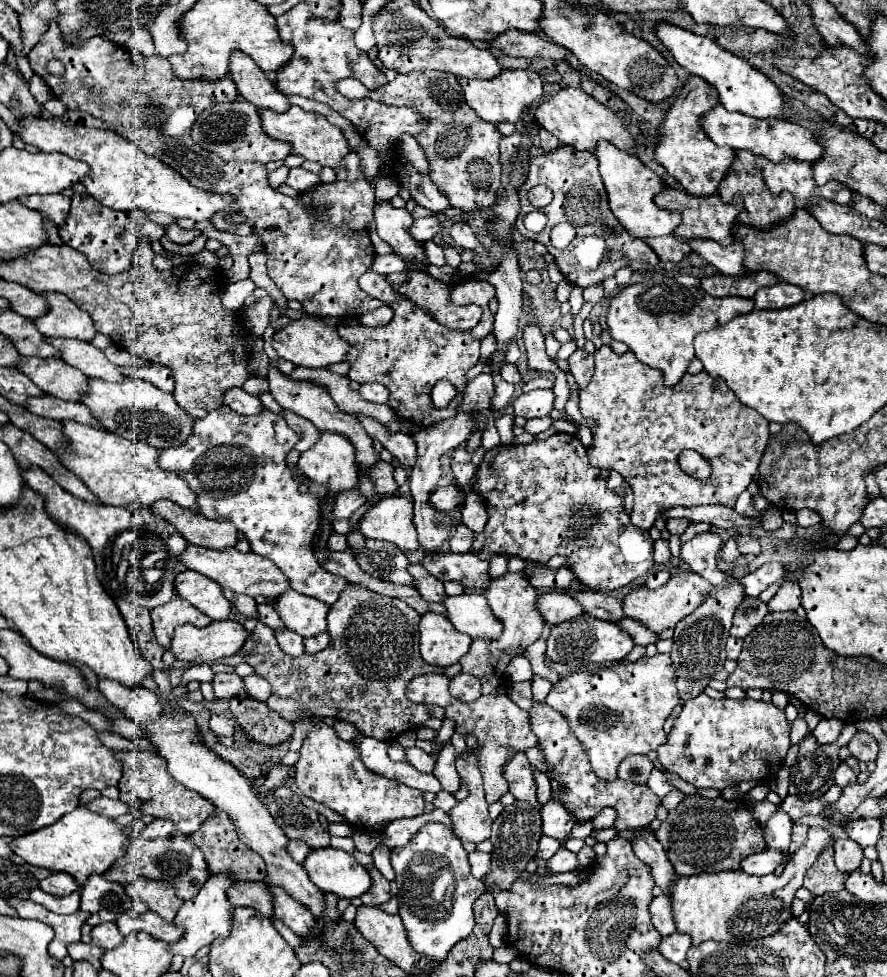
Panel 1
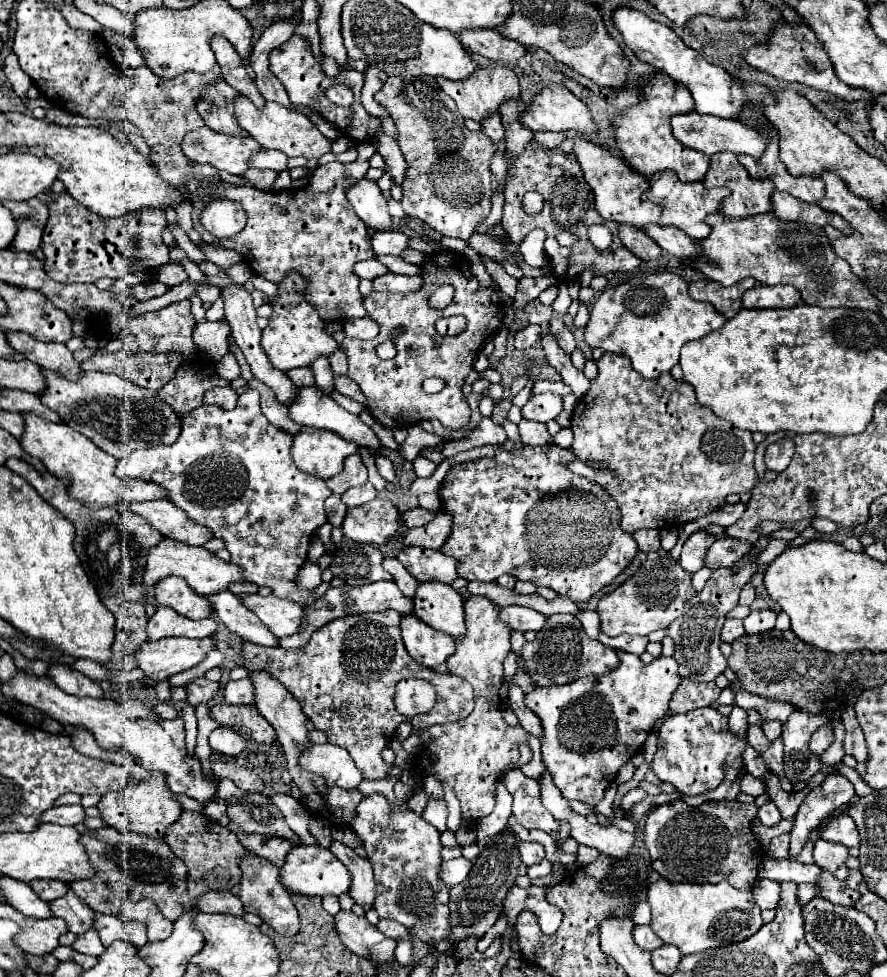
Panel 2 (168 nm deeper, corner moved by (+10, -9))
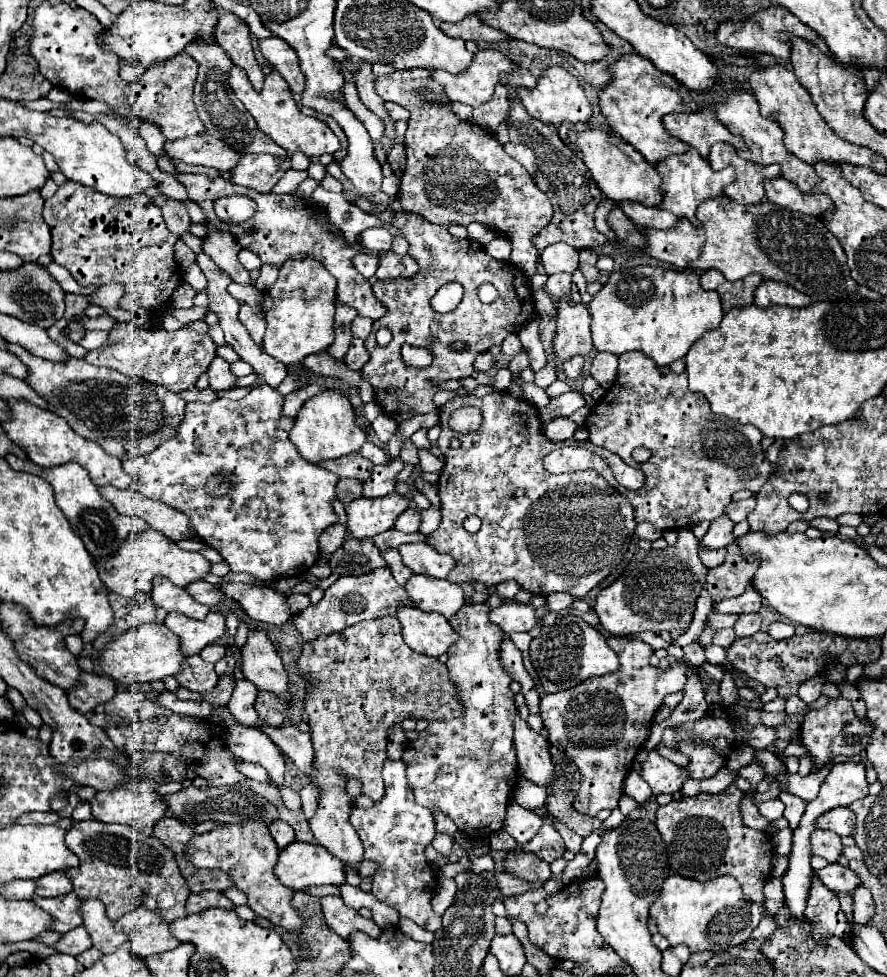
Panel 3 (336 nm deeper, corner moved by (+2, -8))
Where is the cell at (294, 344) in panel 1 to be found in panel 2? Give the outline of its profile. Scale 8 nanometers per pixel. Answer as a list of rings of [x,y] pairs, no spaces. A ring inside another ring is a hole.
[[[288,273],[278,285],[276,303],[272,305],[272,315],[268,317],[268,327],[262,331],[260,345],[266,351],[270,363],[280,371],[288,371],[294,367],[310,365],[318,355],[330,355],[338,349],[338,343],[326,335],[324,321],[320,319],[314,305],[306,303],[306,279],[298,273]]]

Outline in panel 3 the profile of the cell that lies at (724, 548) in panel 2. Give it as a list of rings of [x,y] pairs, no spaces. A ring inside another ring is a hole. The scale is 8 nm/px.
[[[706,548],[700,550],[700,560],[702,560],[702,564],[708,566],[708,568],[722,566],[724,558],[726,558],[726,548],[722,548],[722,550],[706,550]]]

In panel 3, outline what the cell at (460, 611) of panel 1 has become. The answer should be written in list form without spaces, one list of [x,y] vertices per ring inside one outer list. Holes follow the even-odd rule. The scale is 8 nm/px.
[[[414,574],[406,582],[406,592],[414,600],[414,604],[424,612],[440,612],[448,620],[458,614],[458,610],[466,604],[464,590],[460,584],[452,584],[450,580],[438,580],[430,576]]]

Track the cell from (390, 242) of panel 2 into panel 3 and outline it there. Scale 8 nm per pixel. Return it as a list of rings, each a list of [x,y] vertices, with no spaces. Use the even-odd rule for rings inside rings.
[[[370,228],[370,230],[364,230],[360,234],[360,240],[362,244],[374,252],[374,254],[380,254],[380,252],[388,252],[390,246],[392,246],[392,236],[388,230],[384,228]]]

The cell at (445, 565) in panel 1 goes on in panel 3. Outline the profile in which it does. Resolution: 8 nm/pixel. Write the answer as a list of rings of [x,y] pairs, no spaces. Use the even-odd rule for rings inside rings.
[[[416,542],[416,544],[402,544],[398,546],[404,564],[414,574],[424,574],[432,578],[446,578],[448,572],[454,568],[454,558],[450,554],[438,554],[430,544]]]

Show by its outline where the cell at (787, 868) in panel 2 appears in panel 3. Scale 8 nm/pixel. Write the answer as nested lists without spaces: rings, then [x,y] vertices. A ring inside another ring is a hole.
[[[828,864],[826,868],[816,870],[816,874],[822,880],[822,884],[834,892],[852,892],[852,888],[860,884],[858,876],[842,864]]]

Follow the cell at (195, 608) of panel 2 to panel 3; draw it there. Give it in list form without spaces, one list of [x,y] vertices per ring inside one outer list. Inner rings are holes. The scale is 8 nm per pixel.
[[[156,578],[154,580],[154,588],[152,588],[152,600],[156,606],[172,612],[182,612],[188,618],[194,620],[202,620],[206,618],[206,614],[210,612],[208,606],[202,606],[200,602],[194,602],[194,598],[190,598],[190,594],[186,594],[184,588],[178,588],[174,584],[170,584],[166,578]]]

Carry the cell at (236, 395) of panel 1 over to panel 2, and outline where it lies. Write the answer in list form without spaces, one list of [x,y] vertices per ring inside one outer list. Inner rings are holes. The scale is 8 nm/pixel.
[[[230,385],[228,387],[212,387],[204,393],[204,403],[232,409],[238,403],[238,393]]]

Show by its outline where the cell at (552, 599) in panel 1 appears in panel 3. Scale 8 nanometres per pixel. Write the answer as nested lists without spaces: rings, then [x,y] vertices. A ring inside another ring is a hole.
[[[502,604],[490,610],[490,620],[508,634],[530,632],[538,624],[538,614],[528,604]]]

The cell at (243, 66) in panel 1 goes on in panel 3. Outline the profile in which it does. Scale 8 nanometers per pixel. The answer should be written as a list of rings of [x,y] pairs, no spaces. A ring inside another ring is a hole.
[[[232,12],[222,14],[218,20],[214,36],[216,36],[216,42],[222,46],[222,50],[232,58],[232,62],[246,72],[254,90],[262,90],[264,74],[254,58],[250,30],[248,30],[246,22],[242,22]]]

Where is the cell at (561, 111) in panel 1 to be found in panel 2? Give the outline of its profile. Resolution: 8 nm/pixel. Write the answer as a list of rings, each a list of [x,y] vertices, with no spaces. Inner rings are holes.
[[[548,83],[522,111],[520,121],[530,131],[574,131],[594,135],[596,125],[586,105],[560,83]]]

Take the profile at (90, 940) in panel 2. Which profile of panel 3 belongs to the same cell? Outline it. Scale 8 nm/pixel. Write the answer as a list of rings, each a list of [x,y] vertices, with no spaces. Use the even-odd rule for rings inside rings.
[[[84,926],[66,932],[64,938],[54,944],[54,948],[56,948],[60,954],[70,954],[70,956],[78,956],[78,954],[86,952],[90,946],[92,946],[90,934],[86,934]]]

